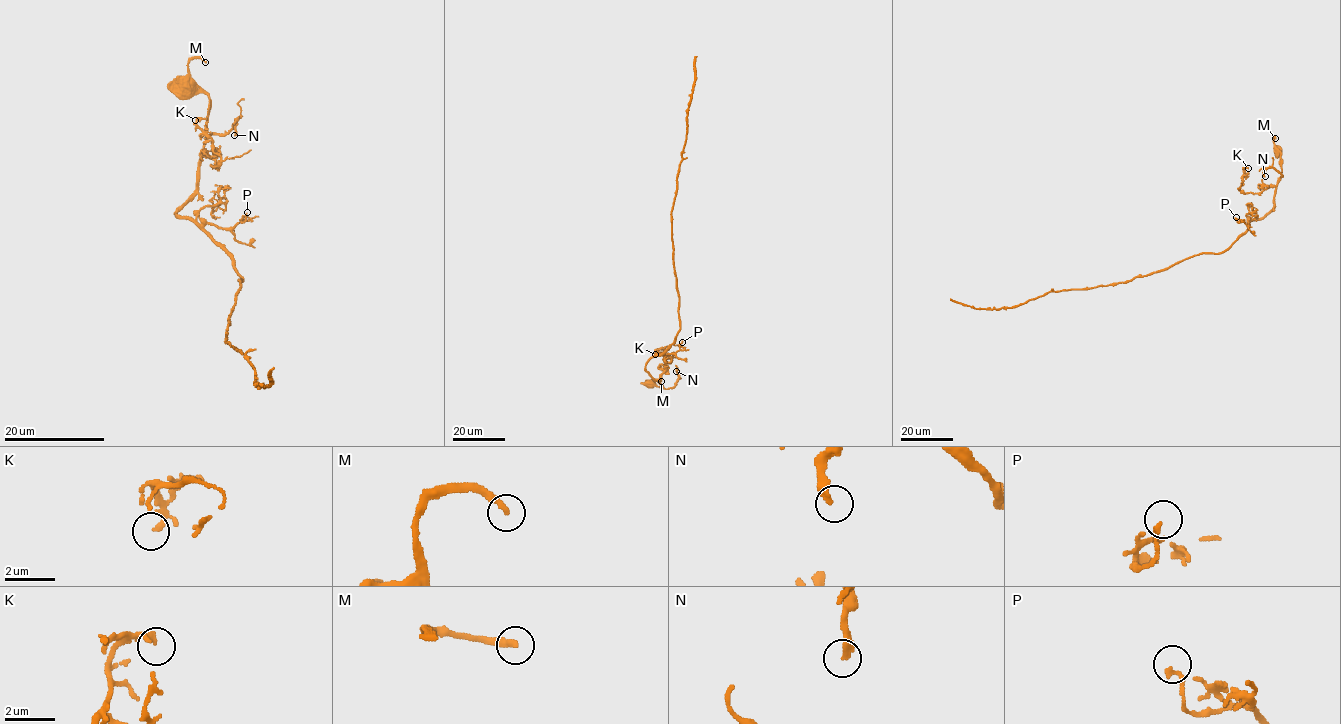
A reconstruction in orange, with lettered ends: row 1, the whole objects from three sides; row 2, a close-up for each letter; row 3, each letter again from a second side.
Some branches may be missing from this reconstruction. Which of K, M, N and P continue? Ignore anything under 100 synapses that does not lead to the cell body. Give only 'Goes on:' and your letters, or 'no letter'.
Goes on: no letter

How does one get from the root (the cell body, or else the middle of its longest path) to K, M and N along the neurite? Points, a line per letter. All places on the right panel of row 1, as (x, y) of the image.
K: (1278, 153), (1282, 174), (1276, 186), (1243, 193), (1243, 170), (1248, 168)
M: (1278, 153), (1275, 138)
N: (1278, 153), (1281, 155), (1282, 176), (1272, 167), (1264, 172), (1265, 176)

